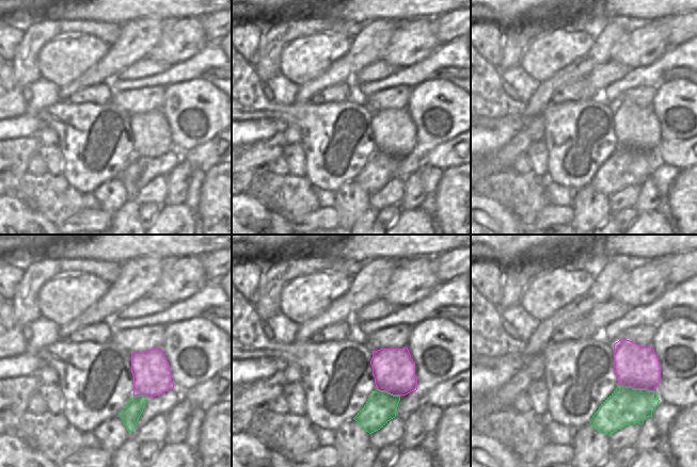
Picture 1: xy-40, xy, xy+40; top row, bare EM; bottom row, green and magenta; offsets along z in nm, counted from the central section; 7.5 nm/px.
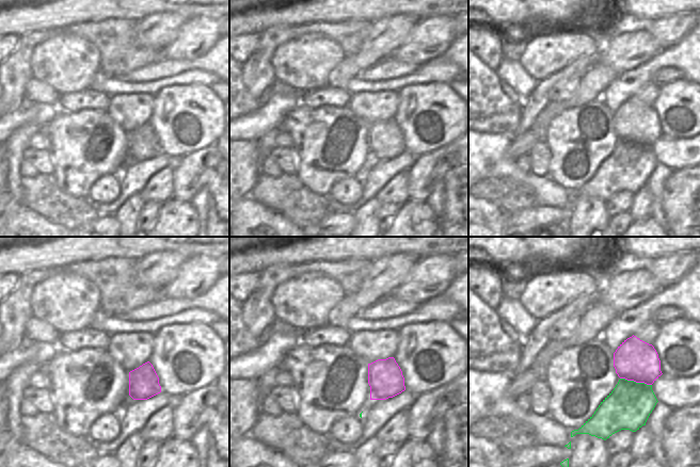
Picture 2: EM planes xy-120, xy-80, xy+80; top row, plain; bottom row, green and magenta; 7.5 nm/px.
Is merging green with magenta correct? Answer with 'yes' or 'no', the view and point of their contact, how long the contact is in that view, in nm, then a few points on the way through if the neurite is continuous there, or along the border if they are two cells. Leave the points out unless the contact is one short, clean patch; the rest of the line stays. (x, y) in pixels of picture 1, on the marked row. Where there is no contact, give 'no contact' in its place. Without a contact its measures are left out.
no; meets green in xy+40 at (637, 389); contact 300 nm long; border along xy+40 (618, 384), (624, 387), (646, 388), (655, 391)

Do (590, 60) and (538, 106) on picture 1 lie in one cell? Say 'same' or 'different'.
same

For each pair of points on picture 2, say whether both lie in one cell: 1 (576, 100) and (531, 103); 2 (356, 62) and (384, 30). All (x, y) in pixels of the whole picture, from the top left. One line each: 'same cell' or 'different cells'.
1: different cells
2: same cell

